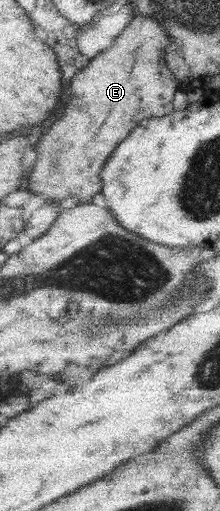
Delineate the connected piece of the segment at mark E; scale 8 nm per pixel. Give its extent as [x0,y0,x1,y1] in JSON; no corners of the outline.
[29,16,182,204]

